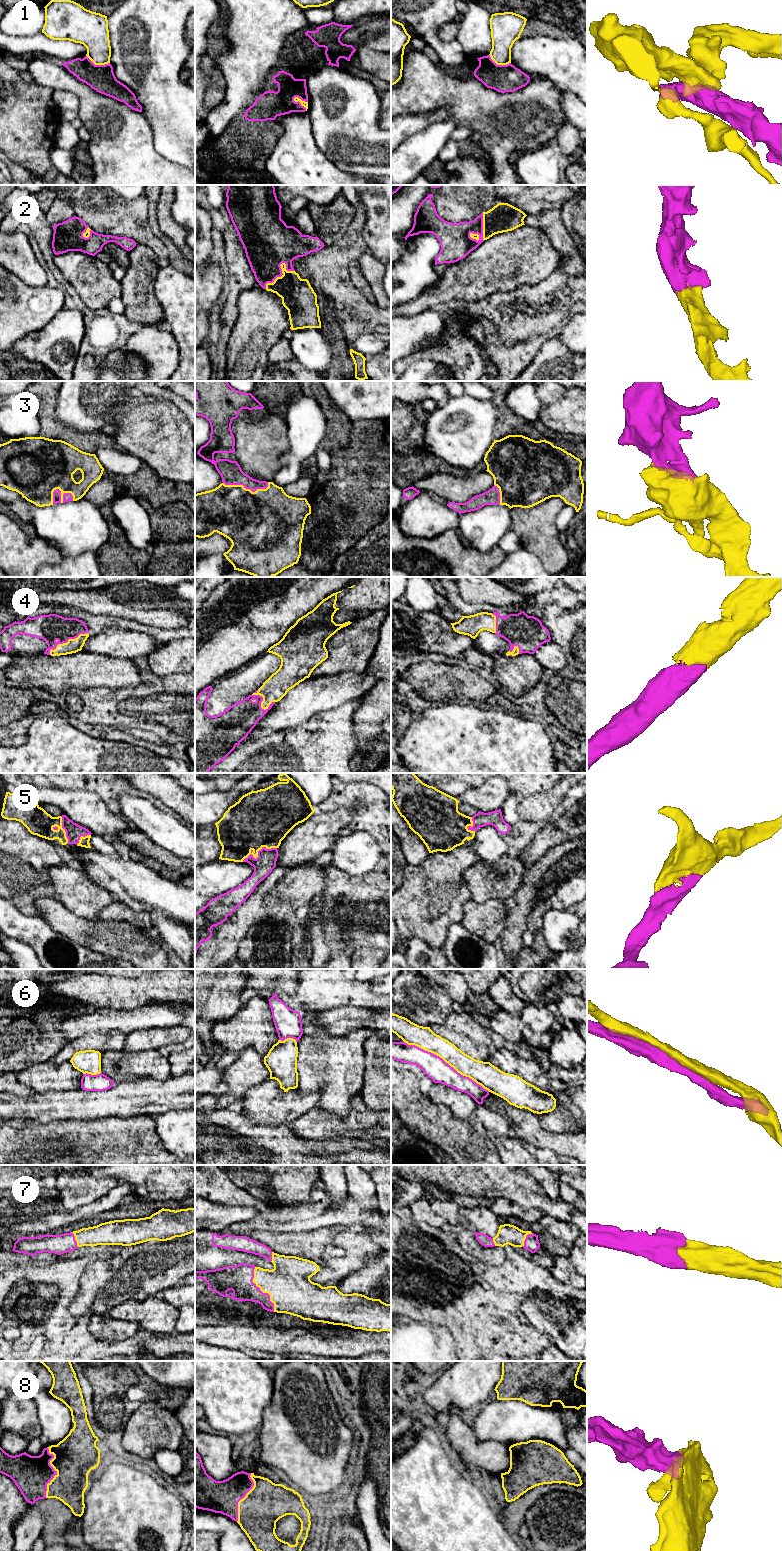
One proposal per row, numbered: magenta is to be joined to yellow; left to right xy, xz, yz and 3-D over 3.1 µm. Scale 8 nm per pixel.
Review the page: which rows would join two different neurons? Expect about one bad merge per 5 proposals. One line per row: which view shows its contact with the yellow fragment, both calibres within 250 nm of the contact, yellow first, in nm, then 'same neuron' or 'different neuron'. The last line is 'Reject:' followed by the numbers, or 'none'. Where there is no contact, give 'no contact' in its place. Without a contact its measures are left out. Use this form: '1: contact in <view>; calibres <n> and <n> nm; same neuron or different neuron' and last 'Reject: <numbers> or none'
1: contact in xz; calibres 50 and 220 nm; different neuron
2: contact in xz; calibres 280 and 380 nm; same neuron
3: contact in xy; calibres 400 and 60 nm; same neuron
4: contact in xy; calibres 110 and 220 nm; same neuron
5: contact in xz; calibres 440 and 160 nm; same neuron
6: contact in yz; calibres 170 and 180 nm; same neuron
7: contact in xz; calibres 360 and 220 nm; same neuron
8: contact in xy; calibres 340 and 300 nm; same neuron
Reject: 1

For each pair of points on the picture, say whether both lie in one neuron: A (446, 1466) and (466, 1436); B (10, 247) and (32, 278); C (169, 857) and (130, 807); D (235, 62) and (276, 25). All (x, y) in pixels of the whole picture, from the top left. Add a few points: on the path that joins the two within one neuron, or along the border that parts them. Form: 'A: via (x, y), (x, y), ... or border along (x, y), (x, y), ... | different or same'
A: border along (442, 1435), (445, 1446), (455, 1459) | different
B: via (16, 255), (29, 270) | same
C: border along (143, 832), (156, 844), (182, 858) | different
D: via (245, 55), (266, 34) | same

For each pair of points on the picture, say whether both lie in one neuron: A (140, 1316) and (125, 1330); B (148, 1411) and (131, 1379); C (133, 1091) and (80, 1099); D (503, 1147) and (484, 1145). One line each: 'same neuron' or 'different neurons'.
A: different neurons
B: different neurons
C: same neuron
D: different neurons

